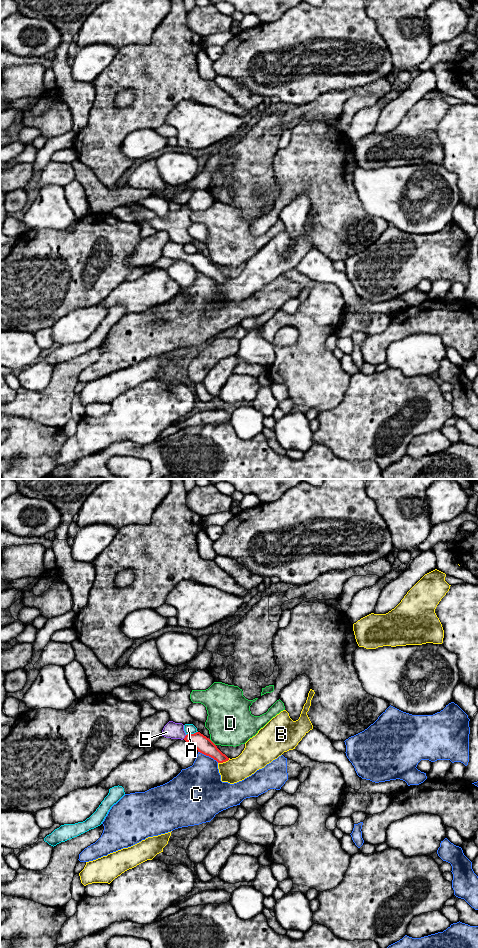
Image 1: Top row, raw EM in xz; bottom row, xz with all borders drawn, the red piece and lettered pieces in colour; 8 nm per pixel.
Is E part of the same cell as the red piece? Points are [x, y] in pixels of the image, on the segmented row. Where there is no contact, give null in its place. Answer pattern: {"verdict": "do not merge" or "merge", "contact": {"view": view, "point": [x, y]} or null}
{"verdict": "merge", "contact": {"view": "xz", "point": [185, 737]}}

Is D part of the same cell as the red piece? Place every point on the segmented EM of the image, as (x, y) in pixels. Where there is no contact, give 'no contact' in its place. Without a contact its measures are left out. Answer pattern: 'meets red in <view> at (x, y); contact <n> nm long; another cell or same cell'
meets red in xz at (212, 742); contact 80 nm long; another cell

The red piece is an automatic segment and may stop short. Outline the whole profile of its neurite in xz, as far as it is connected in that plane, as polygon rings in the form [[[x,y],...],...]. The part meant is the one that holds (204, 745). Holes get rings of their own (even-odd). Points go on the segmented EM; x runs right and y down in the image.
[[[169,721],[162,730],[162,736],[171,739],[184,739],[186,742],[194,746],[198,752],[213,758],[218,763],[223,763],[229,760],[229,758],[223,754],[209,738],[200,732],[186,734],[182,723]]]

